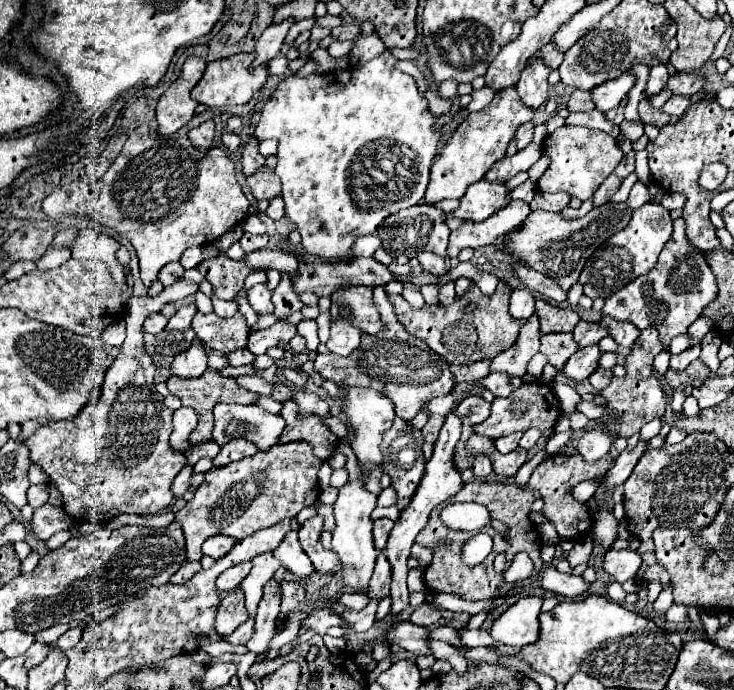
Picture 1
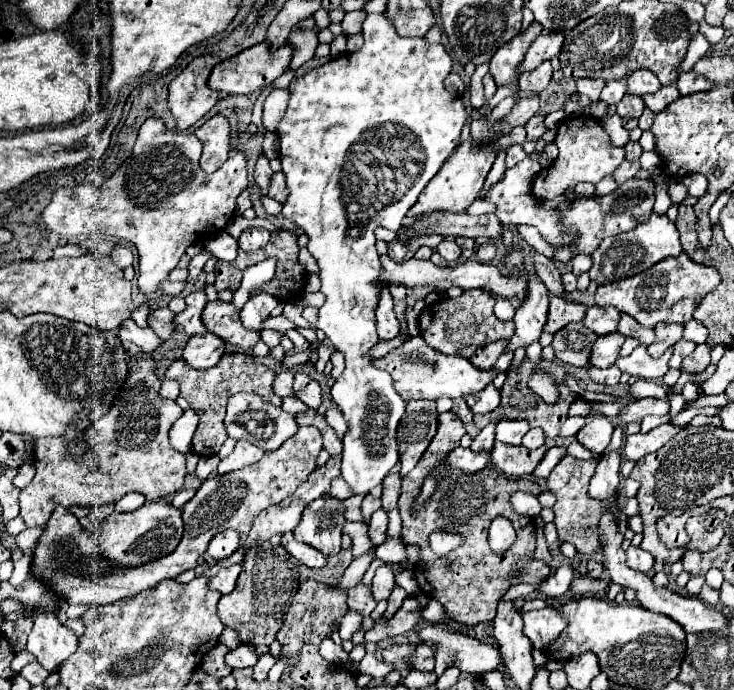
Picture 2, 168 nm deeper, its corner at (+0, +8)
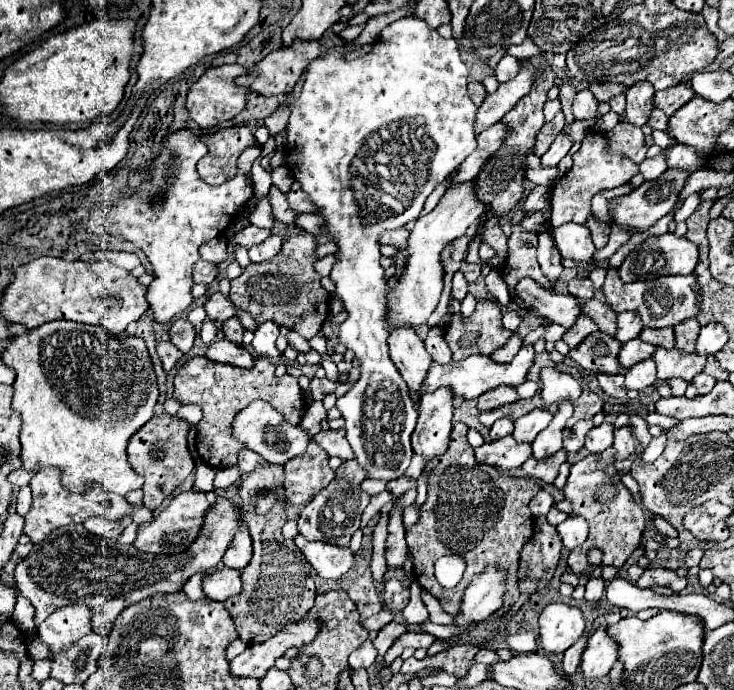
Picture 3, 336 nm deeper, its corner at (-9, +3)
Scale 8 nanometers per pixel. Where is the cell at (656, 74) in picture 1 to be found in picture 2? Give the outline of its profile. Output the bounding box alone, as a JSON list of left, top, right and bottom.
[627,69,661,95]

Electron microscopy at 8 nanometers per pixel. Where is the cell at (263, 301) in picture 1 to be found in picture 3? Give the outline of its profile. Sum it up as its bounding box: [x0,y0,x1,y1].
[252,320,280,358]

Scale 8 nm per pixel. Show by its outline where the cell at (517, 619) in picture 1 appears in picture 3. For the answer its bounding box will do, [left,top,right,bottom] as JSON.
[540,604,584,654]

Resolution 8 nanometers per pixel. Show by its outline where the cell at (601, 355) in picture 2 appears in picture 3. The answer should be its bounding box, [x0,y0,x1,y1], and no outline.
[618,338,654,368]

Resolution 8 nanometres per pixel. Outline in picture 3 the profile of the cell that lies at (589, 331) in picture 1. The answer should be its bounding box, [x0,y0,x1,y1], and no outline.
[616,312,642,344]

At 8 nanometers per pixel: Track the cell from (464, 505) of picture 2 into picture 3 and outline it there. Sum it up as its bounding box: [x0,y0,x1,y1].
[406,422,542,616]

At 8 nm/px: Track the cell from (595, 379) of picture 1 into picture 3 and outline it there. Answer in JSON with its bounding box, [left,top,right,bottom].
[598,374,626,398]

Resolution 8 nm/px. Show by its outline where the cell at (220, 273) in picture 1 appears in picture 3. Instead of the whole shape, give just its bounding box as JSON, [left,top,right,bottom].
[230,232,330,340]

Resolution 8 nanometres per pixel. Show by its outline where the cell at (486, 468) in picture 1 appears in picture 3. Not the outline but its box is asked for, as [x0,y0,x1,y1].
[490,418,514,440]

